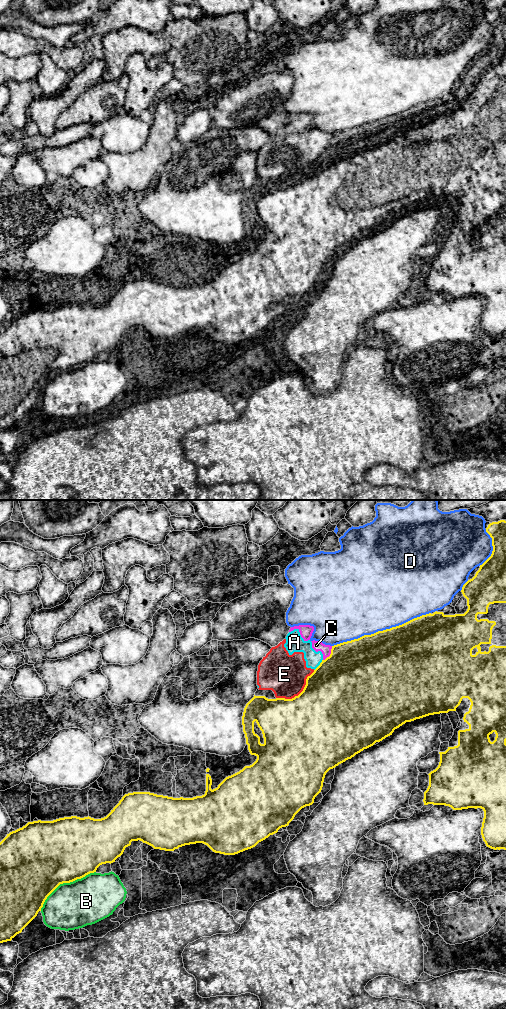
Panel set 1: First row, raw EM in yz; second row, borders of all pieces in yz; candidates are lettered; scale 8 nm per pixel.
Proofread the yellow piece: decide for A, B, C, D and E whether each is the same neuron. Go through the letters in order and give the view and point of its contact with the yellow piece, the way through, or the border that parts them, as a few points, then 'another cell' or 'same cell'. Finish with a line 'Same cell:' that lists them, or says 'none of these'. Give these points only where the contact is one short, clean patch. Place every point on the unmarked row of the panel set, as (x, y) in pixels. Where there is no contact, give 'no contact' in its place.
A: meets yellow in yz at (319, 153); another cell
B: meets yellow in yz at (64, 370); another cell
C: meets yellow in yz at (330, 142); another cell
D: meets yellow in yz at (381, 119); another cell
E: meets yellow in yz at (300, 181); another cell
Same cell: none of these

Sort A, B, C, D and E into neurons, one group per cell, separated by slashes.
A C E / B / D

